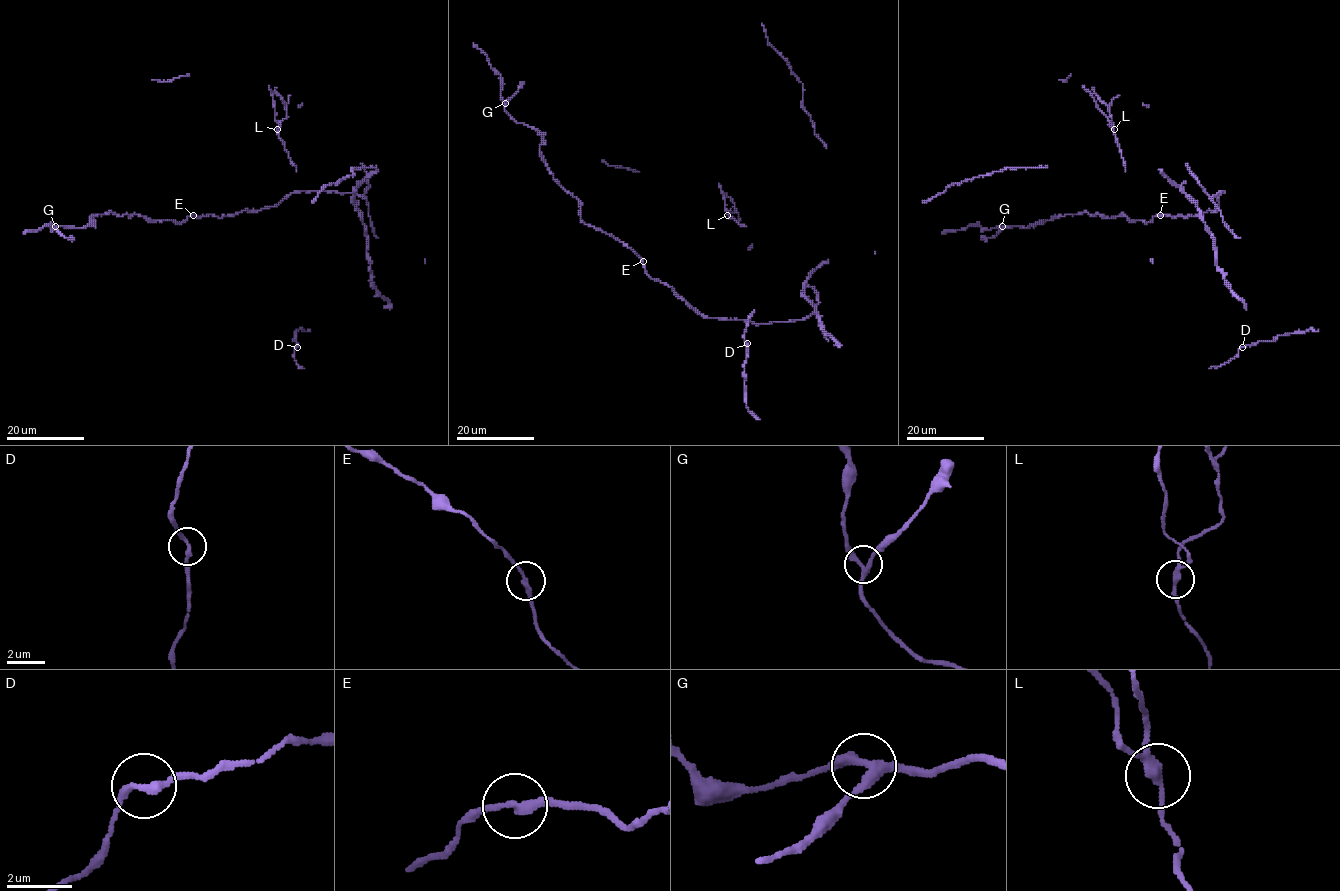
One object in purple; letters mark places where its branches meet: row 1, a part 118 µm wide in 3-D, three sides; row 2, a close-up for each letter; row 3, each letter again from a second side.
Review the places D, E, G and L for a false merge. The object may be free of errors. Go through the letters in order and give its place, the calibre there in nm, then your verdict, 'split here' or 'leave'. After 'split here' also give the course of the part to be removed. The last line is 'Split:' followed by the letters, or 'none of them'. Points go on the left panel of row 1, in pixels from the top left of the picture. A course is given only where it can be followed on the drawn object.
D: (297, 347) | 240 nm | leave
E: (193, 215) | 240 nm | leave
G: (55, 226) | 280 nm | leave
L: (277, 129) | 200 nm | split here | (277, 129), (287, 112), (284, 102), (274, 91), (276, 88)
Split: L

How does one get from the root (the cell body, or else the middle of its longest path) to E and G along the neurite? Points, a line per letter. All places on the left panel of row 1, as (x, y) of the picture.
E: (287, 195), (276, 205), (258, 211), (244, 210), (221, 218), (192, 215)
G: (287, 195), (274, 206), (221, 218), (191, 215), (175, 222), (107, 212), (93, 216), (84, 227), (55, 226)

